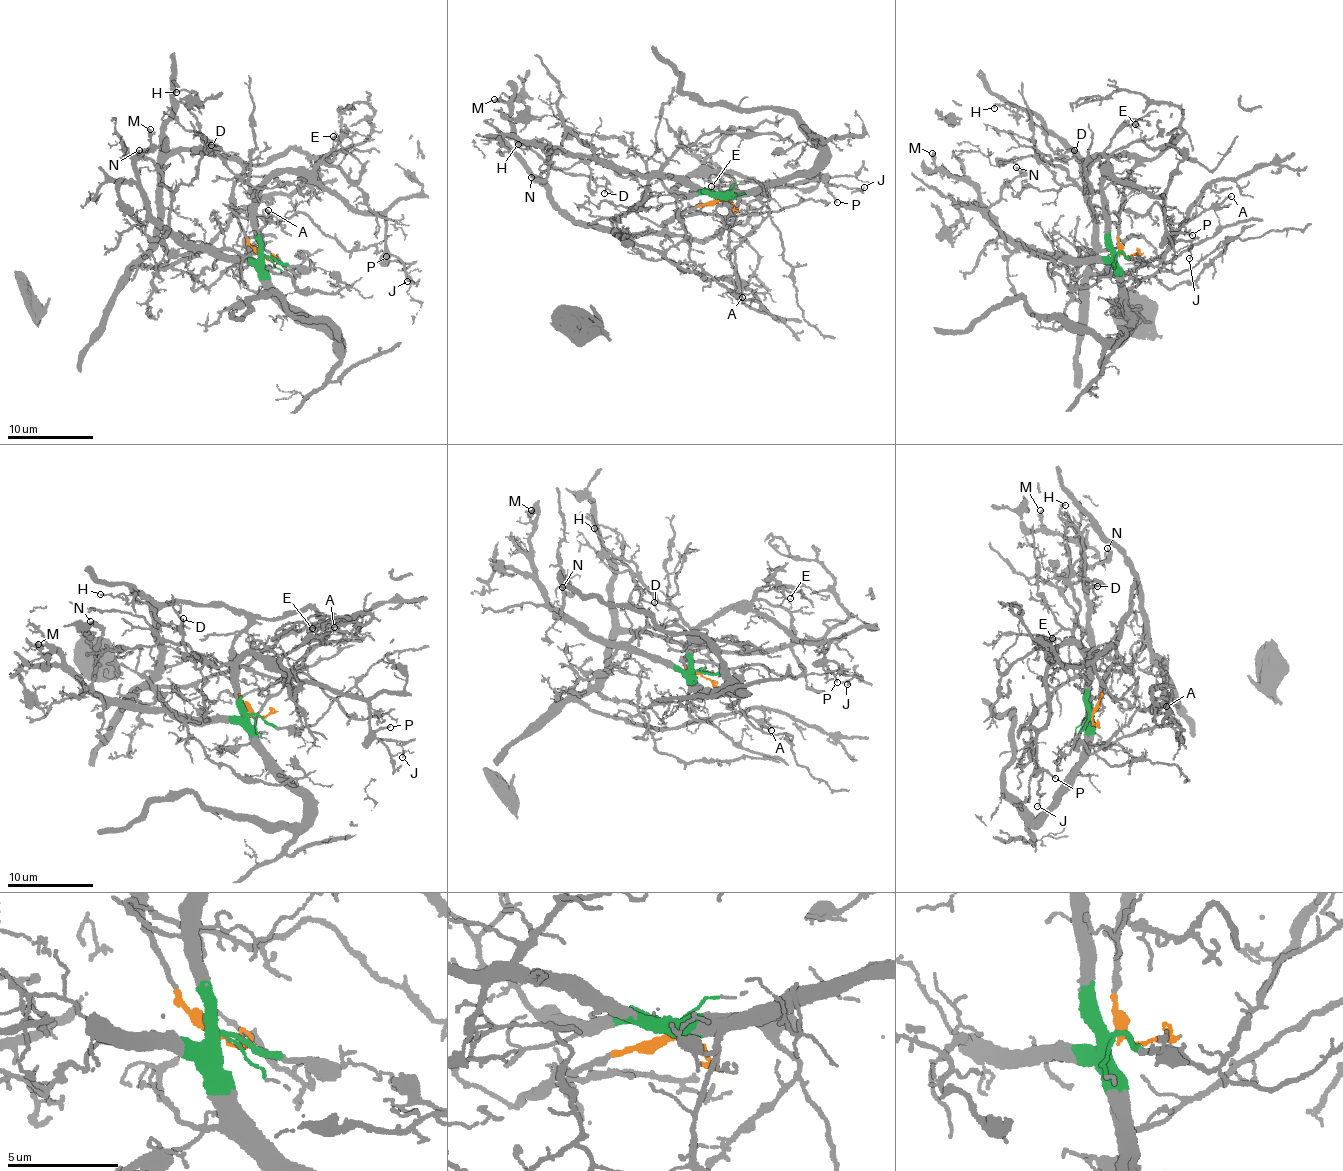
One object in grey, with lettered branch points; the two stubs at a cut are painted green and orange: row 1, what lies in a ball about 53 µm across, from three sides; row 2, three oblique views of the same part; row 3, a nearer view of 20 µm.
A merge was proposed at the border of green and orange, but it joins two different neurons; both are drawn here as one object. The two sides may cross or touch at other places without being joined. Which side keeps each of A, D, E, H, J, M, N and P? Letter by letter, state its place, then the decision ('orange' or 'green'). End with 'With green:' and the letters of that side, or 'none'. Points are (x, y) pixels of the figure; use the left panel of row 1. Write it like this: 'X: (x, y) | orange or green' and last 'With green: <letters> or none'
A: (268, 210) | green
D: (211, 145) | orange
E: (333, 136) | green
H: (176, 92) | orange
J: (407, 281) | green
M: (150, 129) | green
N: (139, 150) | green
P: (386, 256) | green
With green: A, E, J, M, N, P

